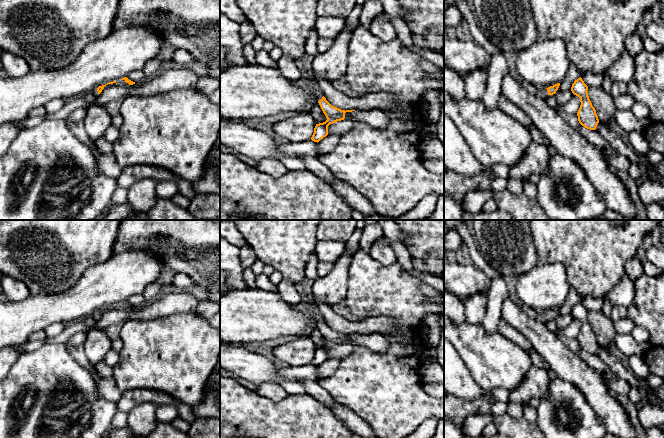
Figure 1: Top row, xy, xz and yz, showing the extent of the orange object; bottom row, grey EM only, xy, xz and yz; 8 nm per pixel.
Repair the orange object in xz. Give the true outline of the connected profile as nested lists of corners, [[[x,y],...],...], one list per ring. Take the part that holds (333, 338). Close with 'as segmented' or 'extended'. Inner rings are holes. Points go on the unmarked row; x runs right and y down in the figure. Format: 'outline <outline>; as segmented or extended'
outline [[[304,300],[303,306],[306,310],[314,317],[323,337],[327,344],[323,347],[316,348],[314,357],[311,364],[319,366],[321,363],[328,359],[328,350],[337,345],[344,344],[346,336],[352,336],[355,334],[341,334],[337,331],[332,330],[324,321],[324,317],[315,303],[310,300]]]; extended

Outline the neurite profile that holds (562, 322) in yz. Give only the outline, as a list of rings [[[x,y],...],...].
[[[571,314],[569,315],[562,315],[555,318],[556,326],[558,330],[565,329],[569,326],[569,324],[572,322],[573,317]]]

